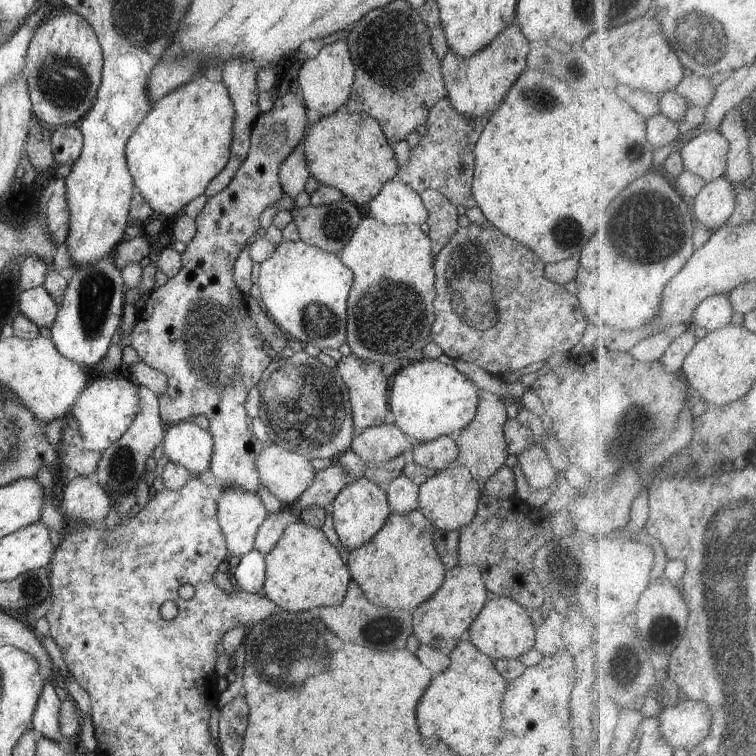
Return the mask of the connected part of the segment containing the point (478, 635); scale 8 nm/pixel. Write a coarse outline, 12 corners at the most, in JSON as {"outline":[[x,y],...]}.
{"outline":[[488,601],[465,636],[491,659],[518,659],[535,643],[528,610]]}

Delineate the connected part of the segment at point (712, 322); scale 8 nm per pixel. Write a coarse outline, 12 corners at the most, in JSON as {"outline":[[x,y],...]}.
{"outline":[[727,294],[708,297],[694,326],[717,331],[733,322]]}

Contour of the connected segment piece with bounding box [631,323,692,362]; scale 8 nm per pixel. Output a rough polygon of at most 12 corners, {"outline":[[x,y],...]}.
{"outline":[[692,325],[670,330],[639,342],[631,353],[641,362],[664,358],[674,341]]}

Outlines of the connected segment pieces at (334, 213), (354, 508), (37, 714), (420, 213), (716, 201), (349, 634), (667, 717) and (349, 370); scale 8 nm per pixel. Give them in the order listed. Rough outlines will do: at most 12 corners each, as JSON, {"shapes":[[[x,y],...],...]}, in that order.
{"shapes":[[[346,199],[294,209],[299,238],[338,254],[360,212]],[[348,483],[332,501],[332,520],[350,552],[391,515],[385,487]],[[46,679],[33,714],[38,736],[68,746],[61,701]],[[397,179],[368,201],[385,225],[421,225],[419,193]],[[722,177],[695,198],[699,224],[714,230],[737,209],[732,180]],[[354,580],[319,619],[347,643],[406,647],[413,615],[368,602]],[[705,700],[671,702],[661,714],[663,733],[689,752],[713,731]],[[343,356],[356,434],[384,424],[388,377],[373,362]]]}

